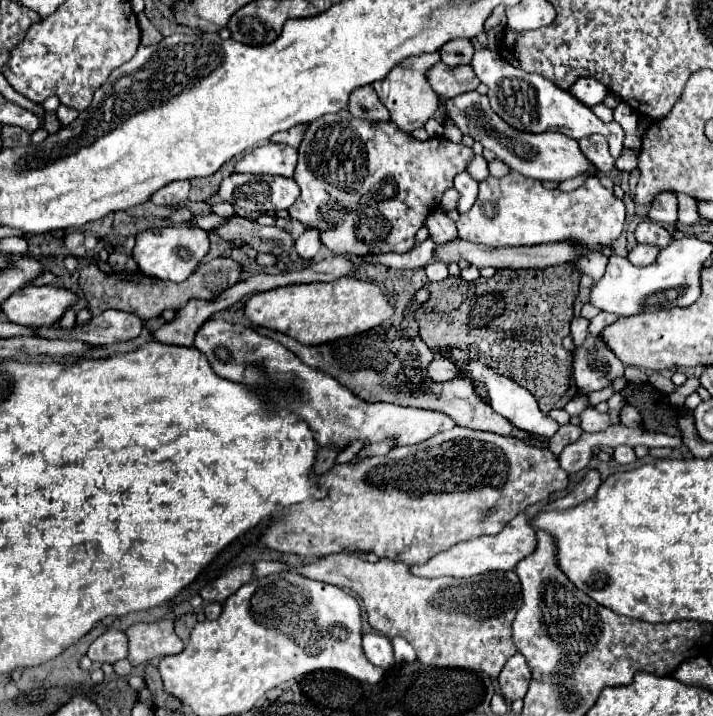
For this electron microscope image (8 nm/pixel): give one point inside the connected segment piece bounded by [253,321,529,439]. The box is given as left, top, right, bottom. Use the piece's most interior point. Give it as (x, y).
(388, 364)

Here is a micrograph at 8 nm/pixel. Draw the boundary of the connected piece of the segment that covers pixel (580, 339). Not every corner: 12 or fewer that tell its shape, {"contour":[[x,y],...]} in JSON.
{"contour":[[581,317],[571,321],[571,337],[581,347],[587,337],[587,325]]}

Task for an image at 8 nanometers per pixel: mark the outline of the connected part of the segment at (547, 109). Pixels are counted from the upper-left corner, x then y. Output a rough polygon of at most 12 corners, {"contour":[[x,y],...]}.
{"contour":[[479,49],[471,67],[495,113],[527,133],[575,141],[605,135],[619,159],[623,129],[569,91]]}

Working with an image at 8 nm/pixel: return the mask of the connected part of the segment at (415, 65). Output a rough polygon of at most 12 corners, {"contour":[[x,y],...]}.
{"contour":[[439,53],[403,59],[373,83],[405,133],[439,109],[427,71]]}

